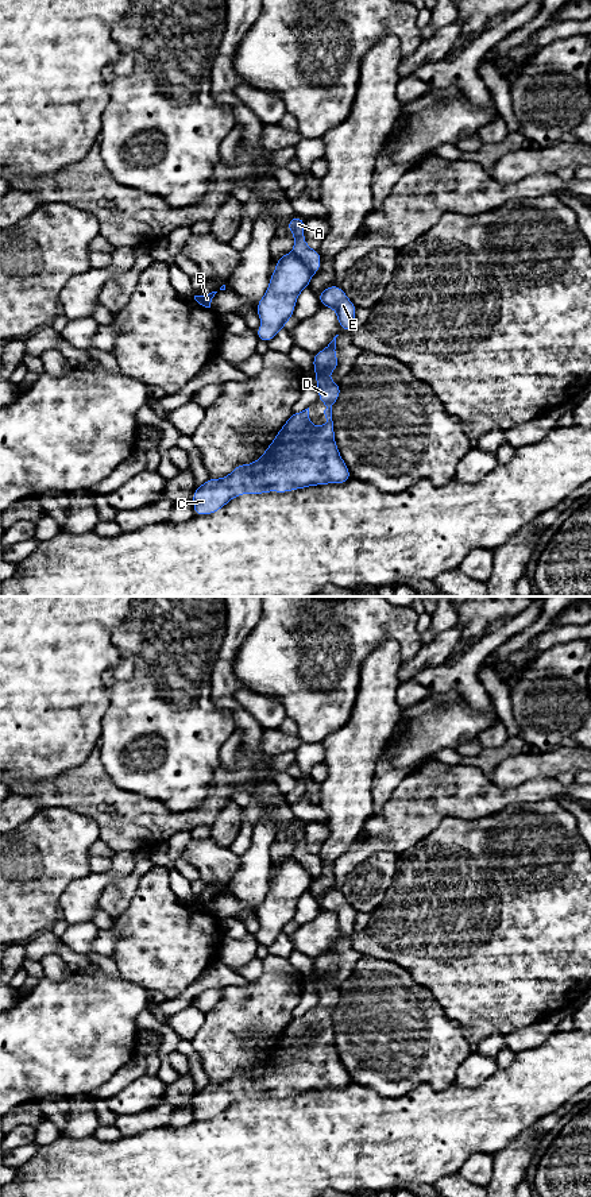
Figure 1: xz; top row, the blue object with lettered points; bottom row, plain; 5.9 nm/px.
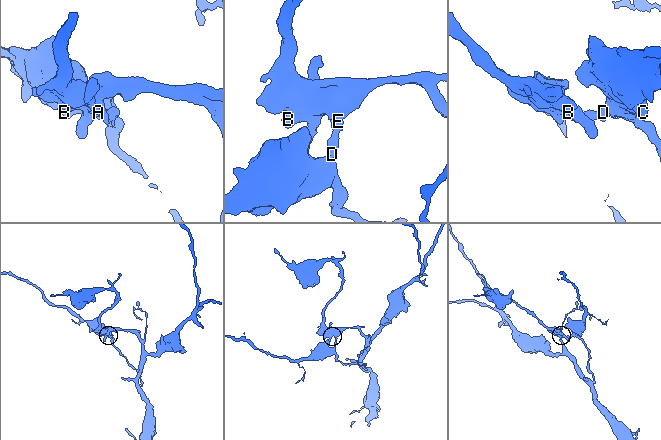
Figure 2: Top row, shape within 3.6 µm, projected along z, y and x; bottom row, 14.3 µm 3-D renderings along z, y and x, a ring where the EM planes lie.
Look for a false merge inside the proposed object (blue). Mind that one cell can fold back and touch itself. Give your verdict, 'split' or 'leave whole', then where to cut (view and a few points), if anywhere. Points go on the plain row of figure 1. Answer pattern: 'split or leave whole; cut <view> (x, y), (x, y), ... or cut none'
split; cut xz (294, 857), (312, 877)

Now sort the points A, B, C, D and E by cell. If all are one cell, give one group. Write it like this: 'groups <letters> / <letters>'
groups A C D E / B

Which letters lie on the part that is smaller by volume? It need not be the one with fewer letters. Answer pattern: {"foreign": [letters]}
{"foreign": ["A", "C", "D", "E"]}

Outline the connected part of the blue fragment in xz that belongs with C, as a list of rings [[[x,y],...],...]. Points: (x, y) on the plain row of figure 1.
[[[337,941],[322,955],[313,959],[318,1005],[328,1009],[324,1015],[327,1028],[320,1032],[313,1031],[309,1023],[309,1012],[293,1018],[283,1028],[283,1032],[275,1039],[273,1049],[264,1053],[264,1059],[260,1063],[256,1063],[248,1070],[237,1069],[229,1080],[221,1084],[209,1082],[193,1096],[194,1120],[216,1117],[240,1098],[259,1100],[267,1096],[289,1097],[309,1090],[341,1089],[352,1082],[333,1045],[332,1012],[341,997],[341,992],[327,981],[328,977],[333,977],[339,972],[339,965],[335,958]]]

